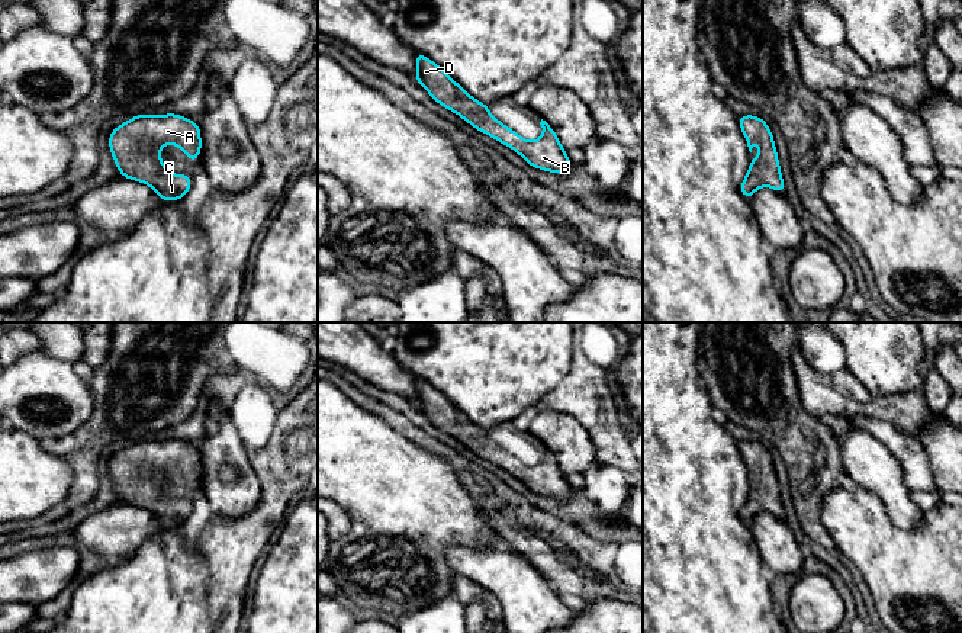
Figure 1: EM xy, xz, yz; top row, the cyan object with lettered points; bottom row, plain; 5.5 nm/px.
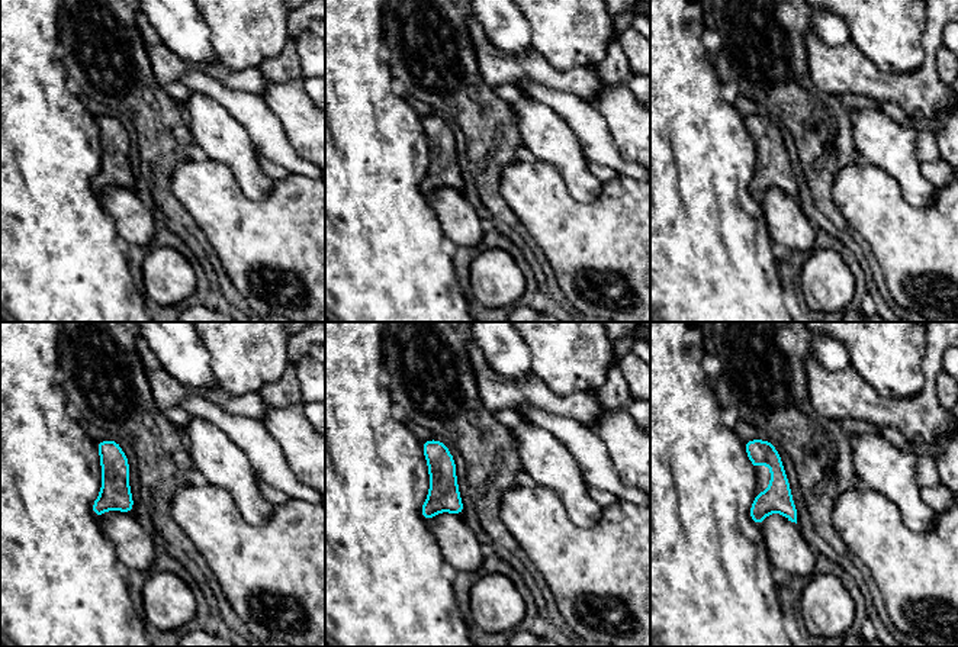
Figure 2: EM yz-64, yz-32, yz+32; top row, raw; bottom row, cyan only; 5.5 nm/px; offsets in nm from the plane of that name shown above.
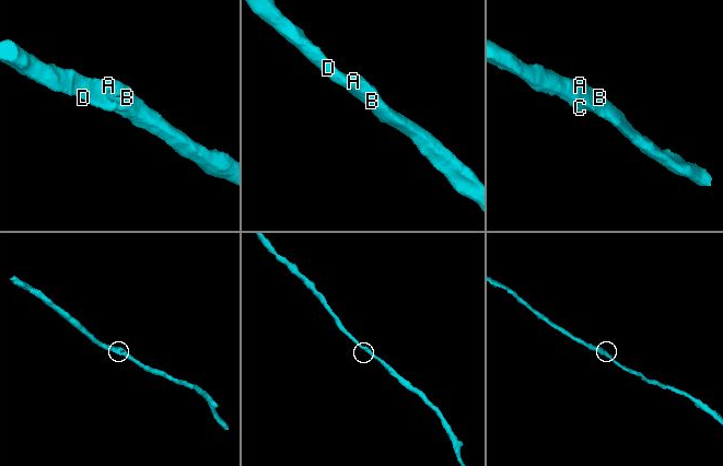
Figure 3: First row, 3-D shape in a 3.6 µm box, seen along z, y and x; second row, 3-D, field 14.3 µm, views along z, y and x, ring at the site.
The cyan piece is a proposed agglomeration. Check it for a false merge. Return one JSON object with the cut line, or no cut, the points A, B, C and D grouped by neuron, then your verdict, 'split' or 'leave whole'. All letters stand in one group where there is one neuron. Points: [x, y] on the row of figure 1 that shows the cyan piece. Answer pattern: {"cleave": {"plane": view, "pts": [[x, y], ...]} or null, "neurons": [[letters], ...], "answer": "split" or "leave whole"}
{"cleave": null, "neurons": [["A", "B", "C", "D"]], "answer": "leave whole"}

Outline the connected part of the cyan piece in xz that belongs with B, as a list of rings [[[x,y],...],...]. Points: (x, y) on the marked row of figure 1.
[[[415,52],[416,77],[428,94],[443,107],[454,112],[477,131],[514,150],[534,168],[570,174],[572,160],[562,147],[554,129],[541,119],[543,135],[527,141],[489,113],[489,105],[472,97],[450,74],[421,52]]]

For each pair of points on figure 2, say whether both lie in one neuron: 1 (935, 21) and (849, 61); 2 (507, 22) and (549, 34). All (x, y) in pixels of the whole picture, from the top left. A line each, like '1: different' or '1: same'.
1: same
2: different

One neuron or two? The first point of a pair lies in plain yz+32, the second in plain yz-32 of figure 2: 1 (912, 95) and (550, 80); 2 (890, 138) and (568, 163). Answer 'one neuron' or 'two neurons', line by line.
1: one neuron
2: one neuron

